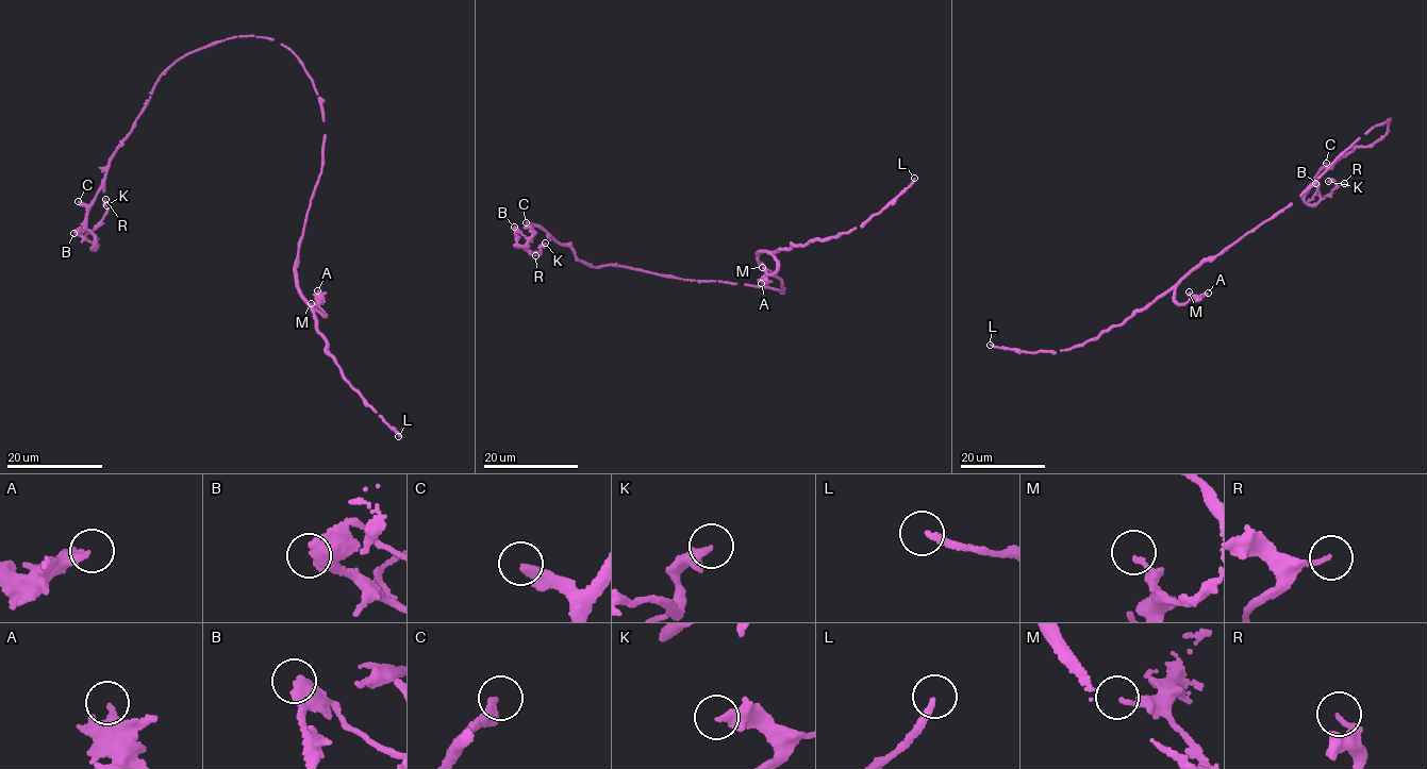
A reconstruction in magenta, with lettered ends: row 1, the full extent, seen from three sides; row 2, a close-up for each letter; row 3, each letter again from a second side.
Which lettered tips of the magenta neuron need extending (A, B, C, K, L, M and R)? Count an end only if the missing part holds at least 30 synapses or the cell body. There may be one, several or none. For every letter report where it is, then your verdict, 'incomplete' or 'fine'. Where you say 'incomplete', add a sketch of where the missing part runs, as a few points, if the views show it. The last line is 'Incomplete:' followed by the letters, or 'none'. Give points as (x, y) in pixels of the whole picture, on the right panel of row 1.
A: (1208, 293) | fine
B: (1315, 183) | fine
C: (1326, 163) | fine
K: (1328, 181) | fine
L: (990, 345) | fine
M: (1189, 291) | fine
R: (1344, 183) | fine
Incomplete: none

